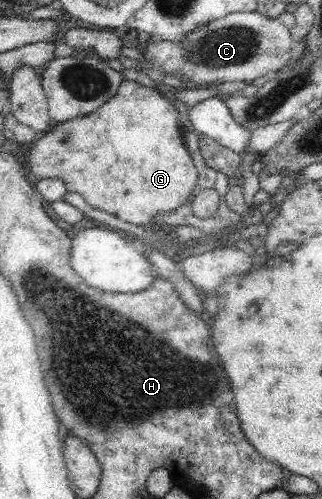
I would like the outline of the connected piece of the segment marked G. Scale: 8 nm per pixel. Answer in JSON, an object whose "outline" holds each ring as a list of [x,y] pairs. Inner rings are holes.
{"outline":[[[124,80],[120,83],[118,91],[116,91],[114,97],[109,101],[106,101],[98,109],[94,109],[92,113],[86,113],[86,115],[78,115],[74,119],[68,119],[68,121],[53,123],[51,128],[48,129],[44,134],[40,134],[38,139],[34,140],[34,145],[29,152],[29,161],[26,165],[29,166],[30,171],[34,177],[40,177],[40,179],[56,179],[62,181],[63,185],[66,186],[66,191],[76,191],[80,193],[85,199],[86,203],[94,209],[100,209],[100,211],[106,211],[126,223],[132,223],[132,225],[140,225],[143,227],[158,227],[157,221],[162,219],[165,215],[172,213],[176,208],[185,204],[188,201],[188,197],[192,193],[194,186],[197,184],[199,175],[197,167],[195,166],[194,160],[192,159],[191,153],[186,149],[185,143],[183,142],[183,135],[185,134],[186,128],[181,122],[179,113],[180,108],[176,106],[177,103],[170,101],[170,96],[160,92],[157,88],[147,87],[140,82],[135,80]]]}

